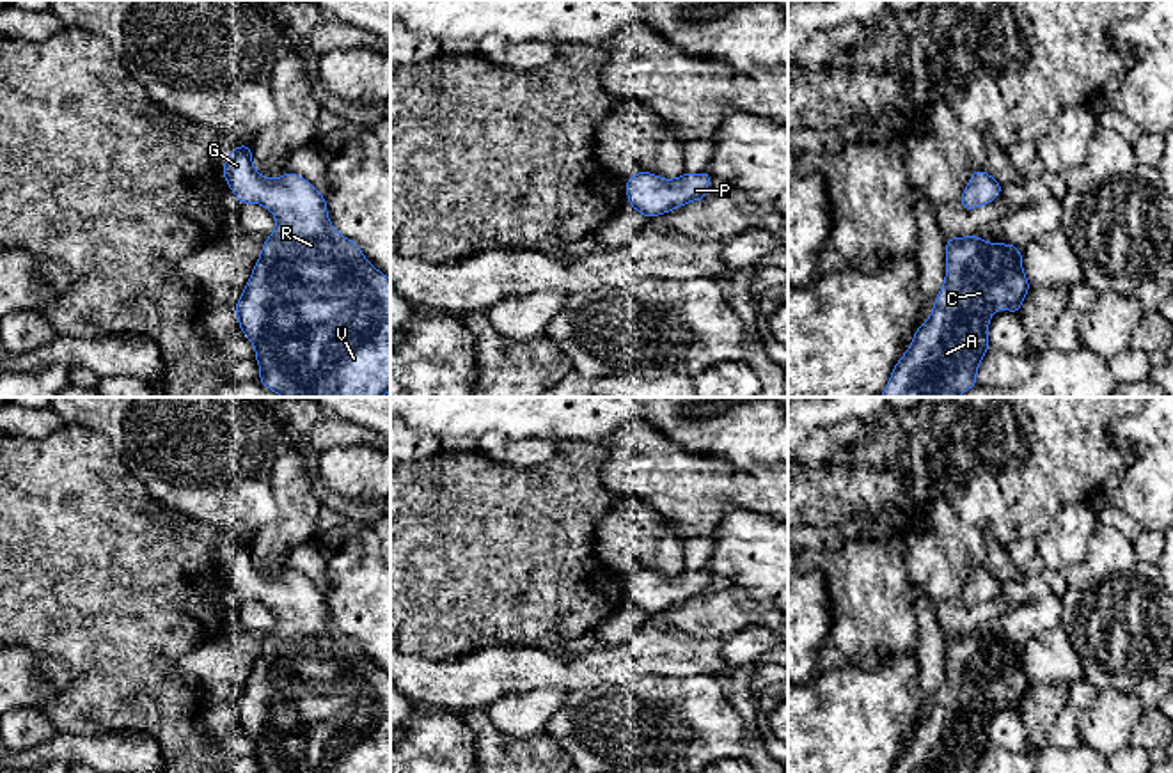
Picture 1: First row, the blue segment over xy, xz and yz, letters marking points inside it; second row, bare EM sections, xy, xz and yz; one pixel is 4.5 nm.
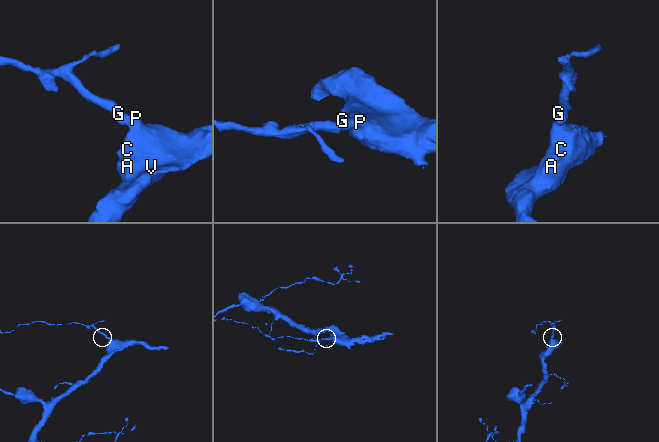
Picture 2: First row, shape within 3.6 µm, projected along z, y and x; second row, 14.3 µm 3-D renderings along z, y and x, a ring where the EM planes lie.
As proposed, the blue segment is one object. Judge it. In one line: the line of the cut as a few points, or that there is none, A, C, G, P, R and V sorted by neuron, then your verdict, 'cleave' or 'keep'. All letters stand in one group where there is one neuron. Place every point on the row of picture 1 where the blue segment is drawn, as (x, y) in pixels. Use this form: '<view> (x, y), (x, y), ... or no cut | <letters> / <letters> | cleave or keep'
no cut | A C G P R V | keep

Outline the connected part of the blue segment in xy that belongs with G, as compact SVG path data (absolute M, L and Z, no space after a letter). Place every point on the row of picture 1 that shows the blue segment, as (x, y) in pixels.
M250 144L234 147L222 167L222 176L240 204L261 204L275 216L275 229L261 248L243 296L232 305L240 330L254 344L259 363L259 383L282 397L382 397L390 390L390 278L376 269L357 243L339 234L328 220L327 199L302 176L286 172L277 179L263 177L252 163Z

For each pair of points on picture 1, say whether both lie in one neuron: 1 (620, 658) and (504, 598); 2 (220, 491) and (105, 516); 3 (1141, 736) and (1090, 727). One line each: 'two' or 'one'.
1: two
2: two
3: two

